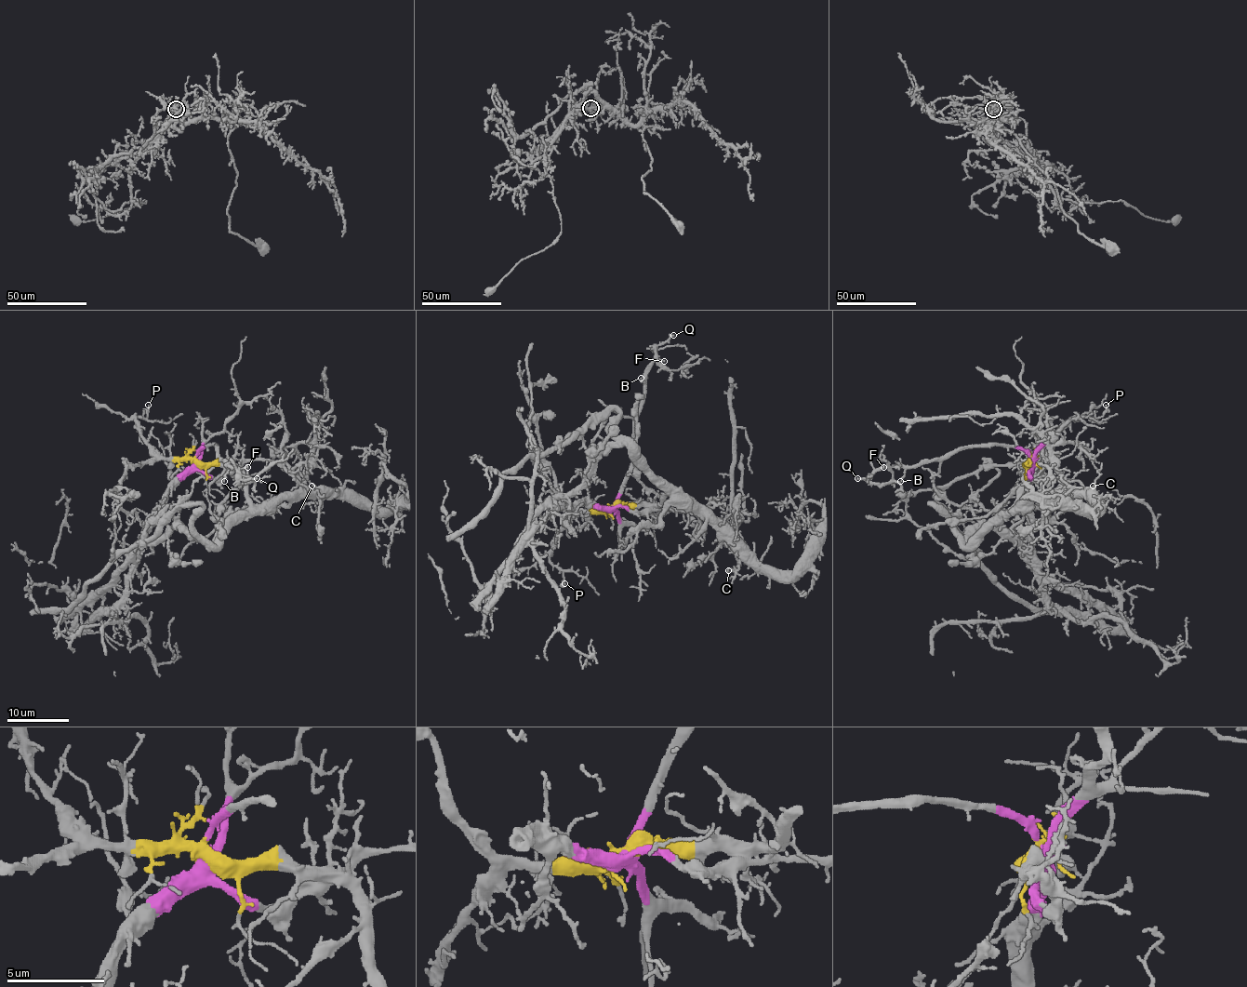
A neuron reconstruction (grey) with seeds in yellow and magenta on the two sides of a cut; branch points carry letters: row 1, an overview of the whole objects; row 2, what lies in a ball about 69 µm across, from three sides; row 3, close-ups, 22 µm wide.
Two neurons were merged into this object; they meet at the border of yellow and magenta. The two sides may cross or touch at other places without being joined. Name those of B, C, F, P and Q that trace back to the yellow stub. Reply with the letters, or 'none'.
C, P

